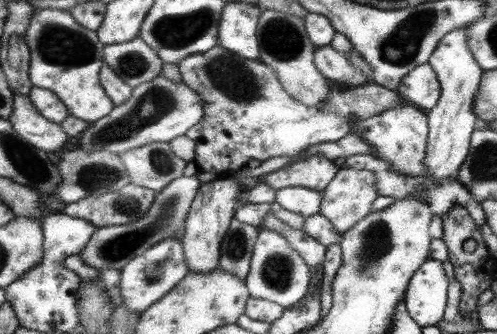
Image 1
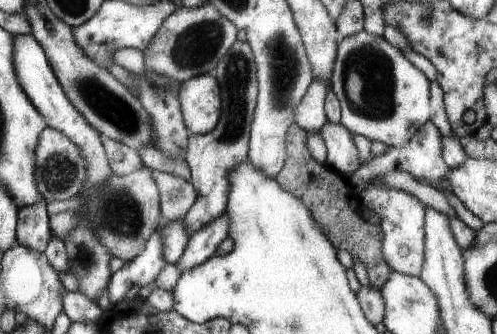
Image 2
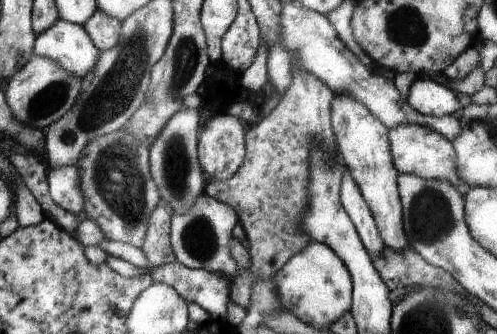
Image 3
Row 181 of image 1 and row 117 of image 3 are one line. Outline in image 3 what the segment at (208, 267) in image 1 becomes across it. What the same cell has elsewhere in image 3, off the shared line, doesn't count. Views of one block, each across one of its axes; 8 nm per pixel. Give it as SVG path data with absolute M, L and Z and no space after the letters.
M215 112L215 118L209 120L199 138L197 138L197 158L199 166L205 174L205 182L225 182L237 174L243 158L245 158L245 130L247 126L239 122L237 118L225 114L225 112Z

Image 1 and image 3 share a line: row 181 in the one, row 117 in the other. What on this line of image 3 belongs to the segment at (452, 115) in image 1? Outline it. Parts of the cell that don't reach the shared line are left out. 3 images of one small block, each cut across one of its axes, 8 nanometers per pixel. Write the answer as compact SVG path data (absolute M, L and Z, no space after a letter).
M415 78L415 82L411 84L407 102L419 114L433 116L433 118L459 114L461 110L455 90L447 90L447 86L443 84L437 84L433 80L421 80L421 78Z

